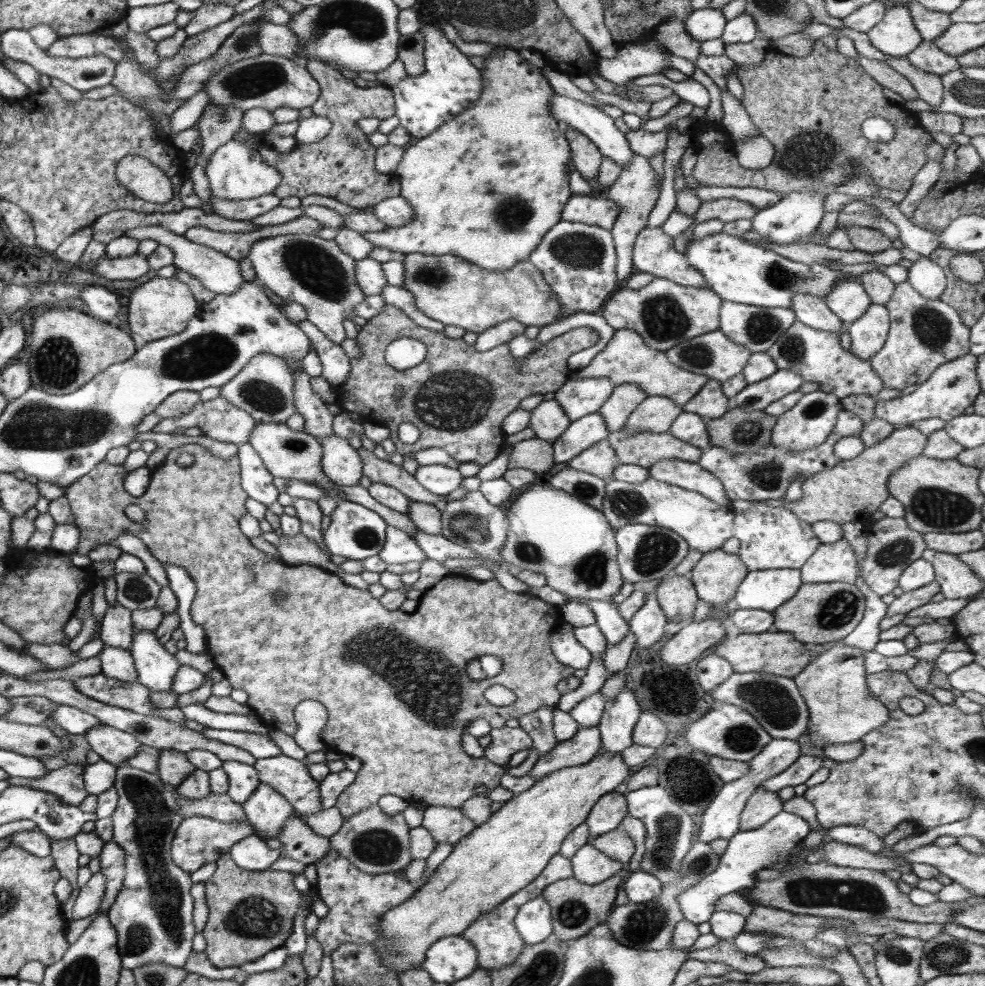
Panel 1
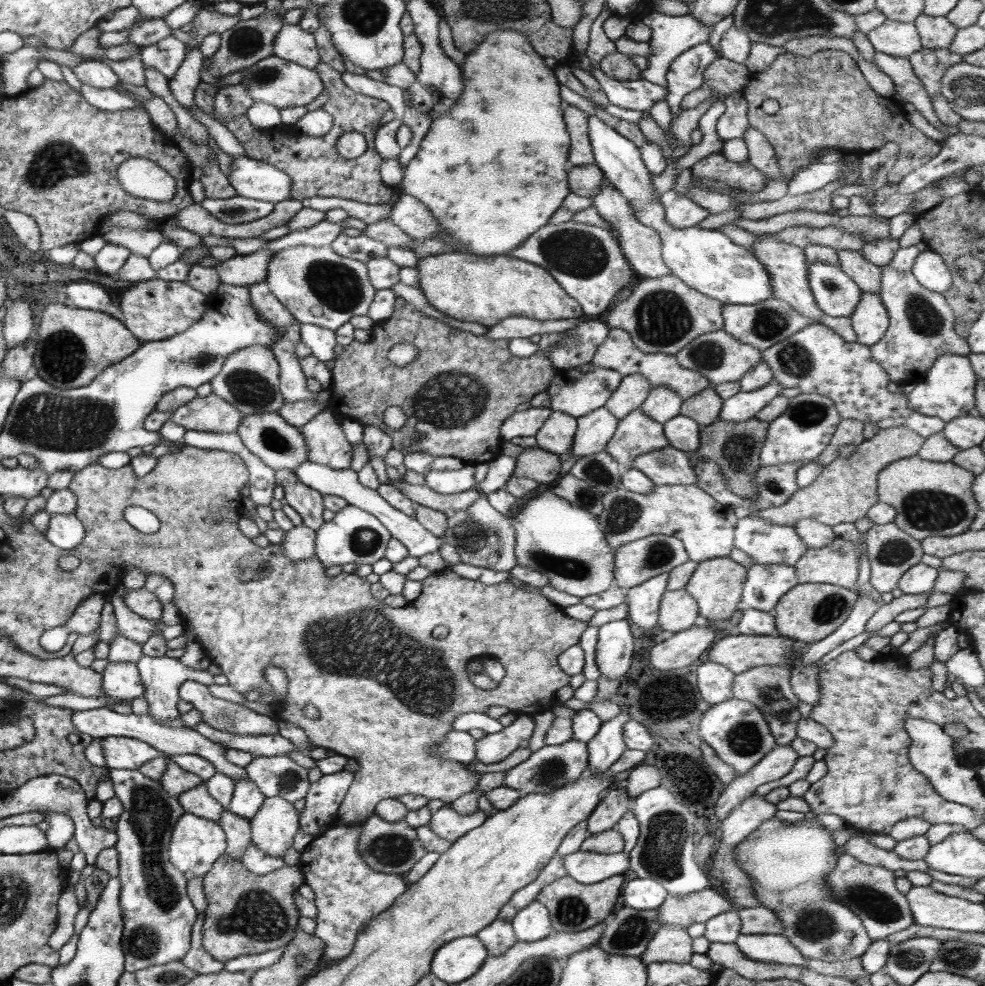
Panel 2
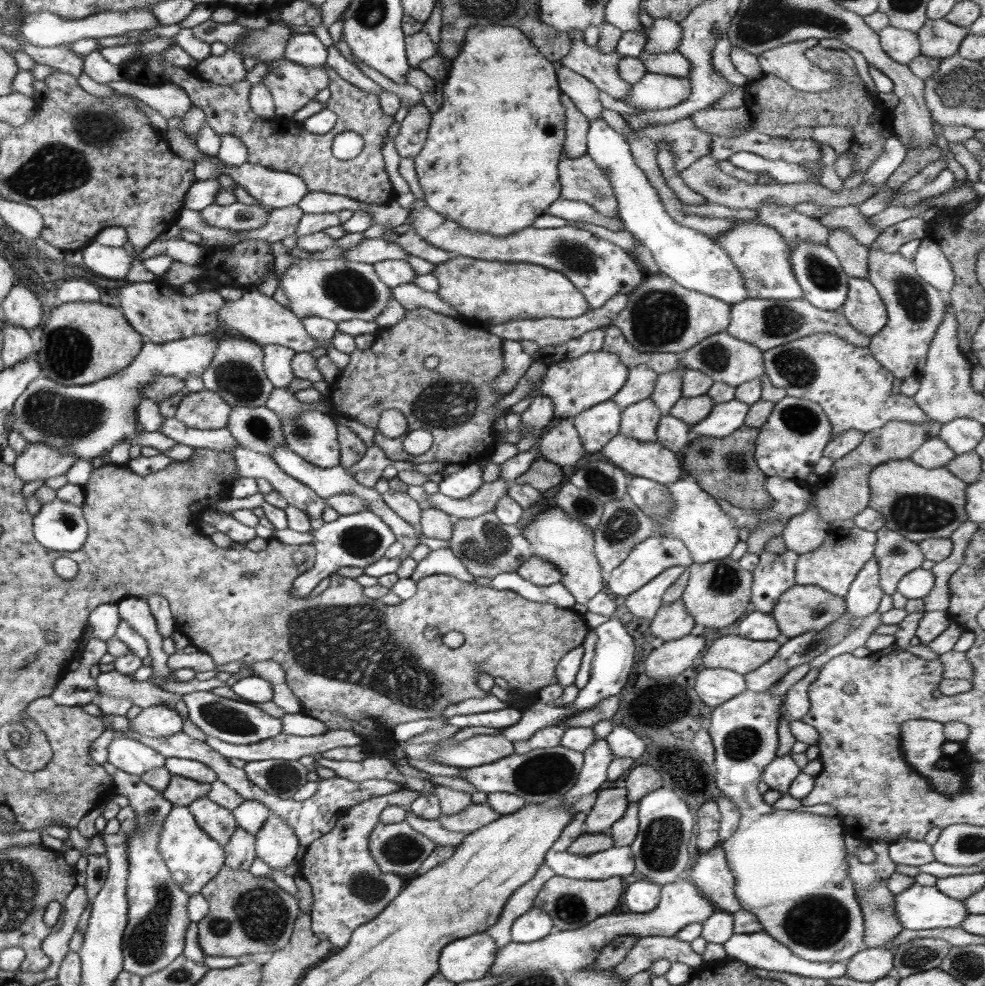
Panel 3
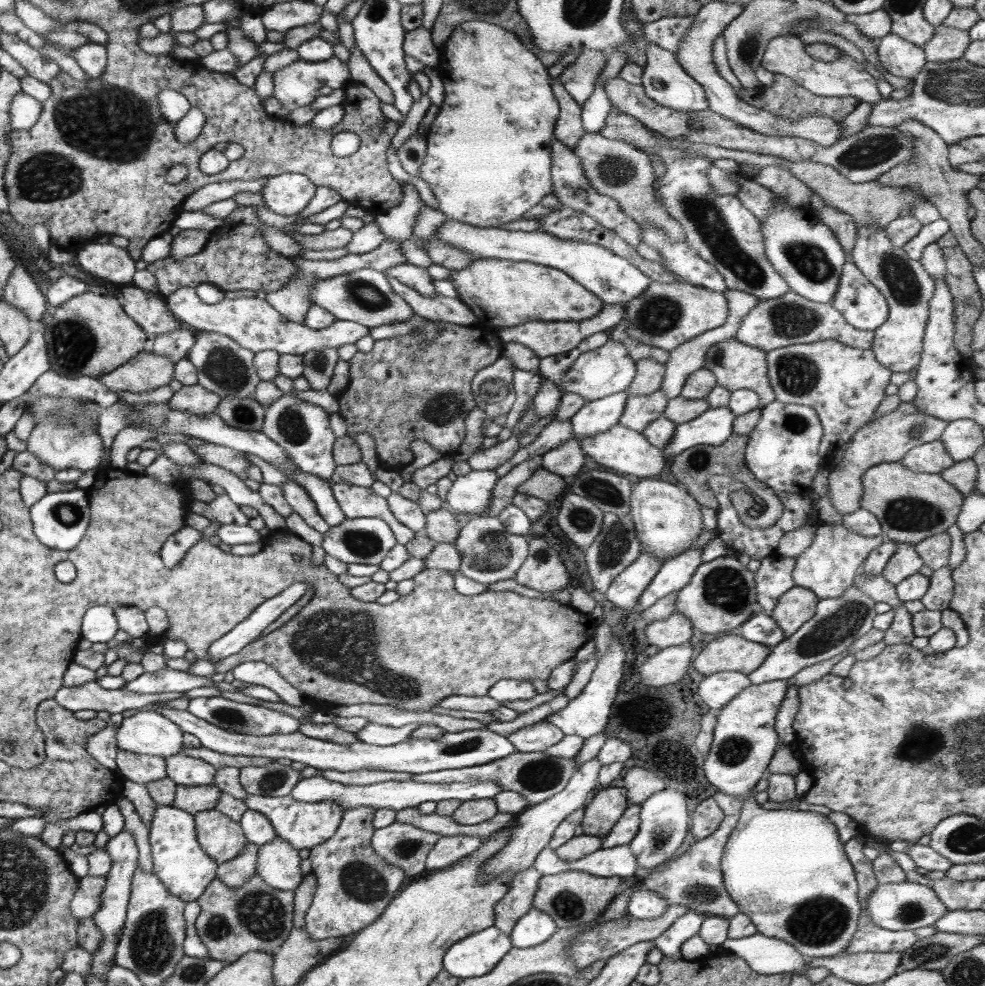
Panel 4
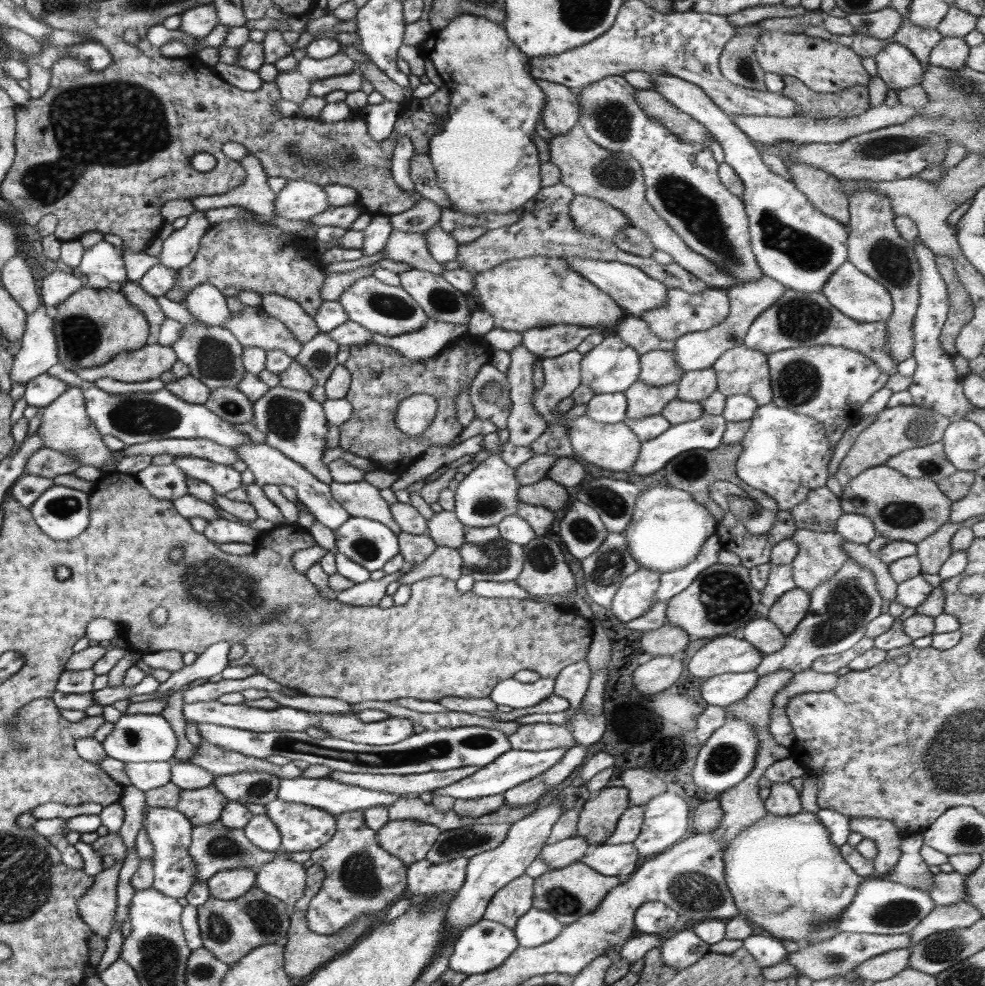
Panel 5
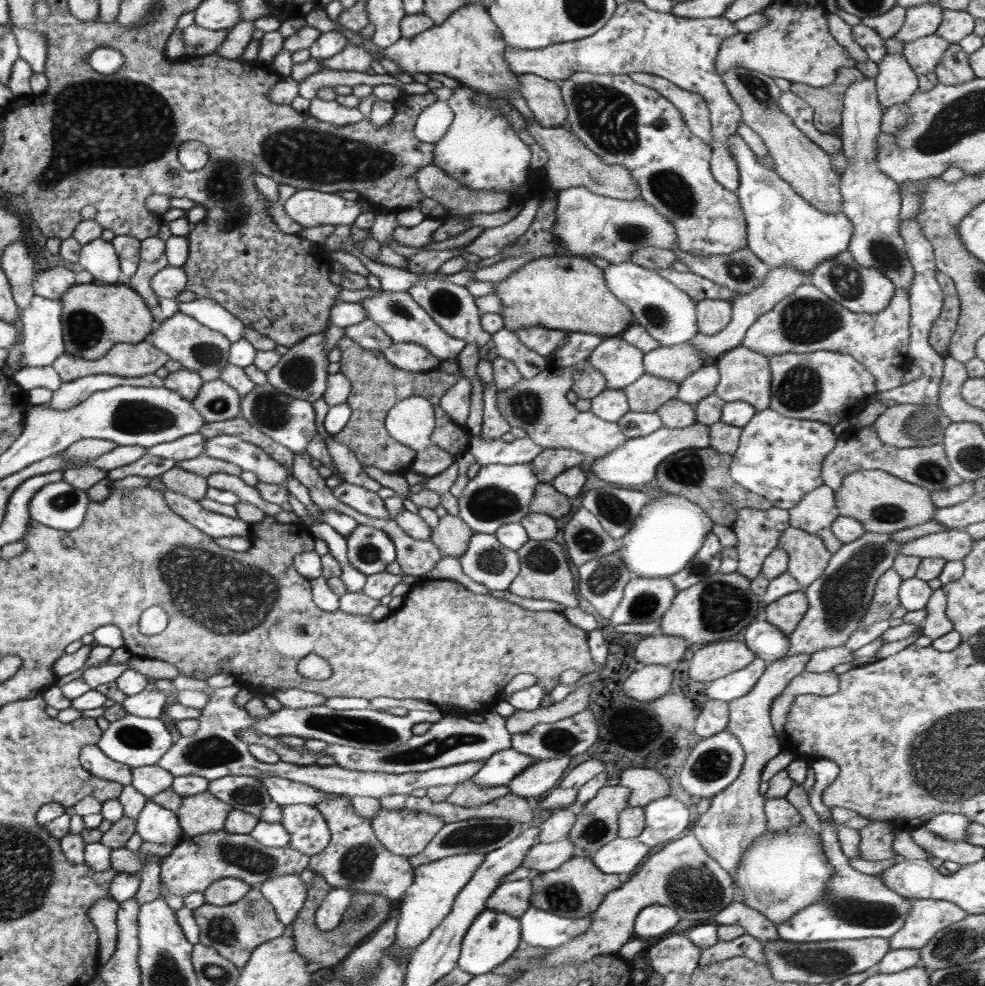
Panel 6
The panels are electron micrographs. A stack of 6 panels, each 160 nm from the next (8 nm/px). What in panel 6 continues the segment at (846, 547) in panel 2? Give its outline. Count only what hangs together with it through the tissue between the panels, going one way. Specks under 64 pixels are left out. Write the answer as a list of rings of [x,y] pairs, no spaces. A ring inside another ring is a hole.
[[[789,526],[778,539],[776,549],[788,553],[787,571],[801,584],[810,586],[824,572],[832,554],[814,533]]]

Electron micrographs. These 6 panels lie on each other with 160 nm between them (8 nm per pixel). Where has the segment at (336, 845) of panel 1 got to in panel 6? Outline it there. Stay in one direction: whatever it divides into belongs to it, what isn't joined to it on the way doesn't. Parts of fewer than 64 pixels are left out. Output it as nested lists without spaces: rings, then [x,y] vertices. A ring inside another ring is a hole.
[[[380,807],[371,824],[380,843],[392,854],[408,858],[426,848],[444,827],[444,820],[423,812]]]

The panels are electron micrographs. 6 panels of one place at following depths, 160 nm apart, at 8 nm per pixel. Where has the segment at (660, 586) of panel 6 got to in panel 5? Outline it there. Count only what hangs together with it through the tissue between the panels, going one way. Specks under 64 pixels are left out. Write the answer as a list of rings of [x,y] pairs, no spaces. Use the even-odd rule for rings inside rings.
[[[640,567],[622,580],[611,604],[612,614],[618,620],[628,622],[648,612],[656,601],[659,575],[658,571]]]

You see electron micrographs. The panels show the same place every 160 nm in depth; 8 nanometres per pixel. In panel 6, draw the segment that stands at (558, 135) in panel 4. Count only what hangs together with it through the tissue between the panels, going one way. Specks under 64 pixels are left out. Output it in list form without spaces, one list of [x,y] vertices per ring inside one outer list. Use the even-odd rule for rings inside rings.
[[[520,74],[517,79],[520,94],[538,124],[546,128],[566,124],[568,111],[558,83],[532,74]]]

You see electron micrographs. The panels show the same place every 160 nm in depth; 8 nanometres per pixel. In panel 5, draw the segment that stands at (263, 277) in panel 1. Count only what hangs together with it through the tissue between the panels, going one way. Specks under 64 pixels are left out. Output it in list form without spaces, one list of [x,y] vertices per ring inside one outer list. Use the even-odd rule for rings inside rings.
[[[372,274],[356,280],[342,296],[338,297],[338,304],[344,308],[348,319],[361,324],[373,334],[380,333],[384,336],[399,336],[418,331],[428,320],[423,309],[400,286],[388,286]]]

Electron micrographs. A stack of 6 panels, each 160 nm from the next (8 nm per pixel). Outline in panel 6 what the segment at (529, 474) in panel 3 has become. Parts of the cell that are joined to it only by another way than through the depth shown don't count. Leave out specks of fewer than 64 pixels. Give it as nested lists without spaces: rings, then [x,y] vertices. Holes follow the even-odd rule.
[[[539,482],[530,503],[530,512],[540,512],[552,518],[562,518],[570,512],[568,497],[550,483]]]

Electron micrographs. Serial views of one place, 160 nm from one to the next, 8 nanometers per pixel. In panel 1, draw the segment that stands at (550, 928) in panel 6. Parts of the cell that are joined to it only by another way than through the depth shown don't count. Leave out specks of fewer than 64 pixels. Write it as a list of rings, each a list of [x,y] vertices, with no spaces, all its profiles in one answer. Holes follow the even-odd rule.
[[[542,896],[520,907],[513,921],[526,945],[538,944],[553,933],[550,905]]]

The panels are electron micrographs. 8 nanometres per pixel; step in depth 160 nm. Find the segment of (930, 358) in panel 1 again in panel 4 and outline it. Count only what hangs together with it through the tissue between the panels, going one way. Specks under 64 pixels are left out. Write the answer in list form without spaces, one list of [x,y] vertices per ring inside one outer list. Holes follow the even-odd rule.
[[[876,225],[857,226],[851,261],[878,288],[888,304],[887,320],[874,331],[871,350],[876,360],[891,371],[910,372],[921,361],[920,354],[923,350],[930,300],[934,296],[935,280],[922,268],[919,260],[911,259],[903,248],[892,246],[885,229],[878,229]]]

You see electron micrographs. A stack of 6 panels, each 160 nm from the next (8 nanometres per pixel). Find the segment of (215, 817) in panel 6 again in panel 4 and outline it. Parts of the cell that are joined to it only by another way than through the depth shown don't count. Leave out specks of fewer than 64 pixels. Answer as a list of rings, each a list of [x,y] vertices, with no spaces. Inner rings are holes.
[[[206,785],[198,787],[176,786],[175,799],[172,806],[188,812],[190,815],[196,815],[198,812],[210,811],[215,808],[220,798],[220,789],[215,785]]]

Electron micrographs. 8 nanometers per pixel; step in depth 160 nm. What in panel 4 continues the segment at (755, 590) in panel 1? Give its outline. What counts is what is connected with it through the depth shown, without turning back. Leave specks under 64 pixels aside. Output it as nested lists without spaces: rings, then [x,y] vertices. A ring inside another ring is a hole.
[[[773,553],[760,560],[760,562],[760,568],[754,572],[757,602],[764,610],[773,610],[778,599],[795,585],[792,574],[795,567],[795,558],[784,557],[777,553]]]

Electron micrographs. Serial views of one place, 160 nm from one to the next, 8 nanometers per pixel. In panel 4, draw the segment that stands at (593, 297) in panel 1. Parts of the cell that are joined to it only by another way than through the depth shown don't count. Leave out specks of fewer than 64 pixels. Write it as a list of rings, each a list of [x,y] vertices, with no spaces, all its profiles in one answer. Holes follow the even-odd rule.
[[[446,219],[437,230],[437,238],[482,259],[526,261],[541,264],[564,272],[572,280],[598,296],[603,305],[624,305],[638,299],[650,287],[651,279],[629,260],[610,252],[610,249],[582,242],[564,240],[549,232],[502,230],[499,227],[475,227],[454,219]]]

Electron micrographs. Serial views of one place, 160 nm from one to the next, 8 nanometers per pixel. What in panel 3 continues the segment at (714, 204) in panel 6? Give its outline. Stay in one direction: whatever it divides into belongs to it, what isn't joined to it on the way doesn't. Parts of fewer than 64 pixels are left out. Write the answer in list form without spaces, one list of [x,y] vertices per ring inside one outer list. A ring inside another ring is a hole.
[[[756,219],[740,221],[737,226],[714,238],[726,251],[736,269],[742,273],[748,297],[766,300],[804,300],[802,287],[794,279],[794,269],[790,262],[790,243],[775,229]]]

